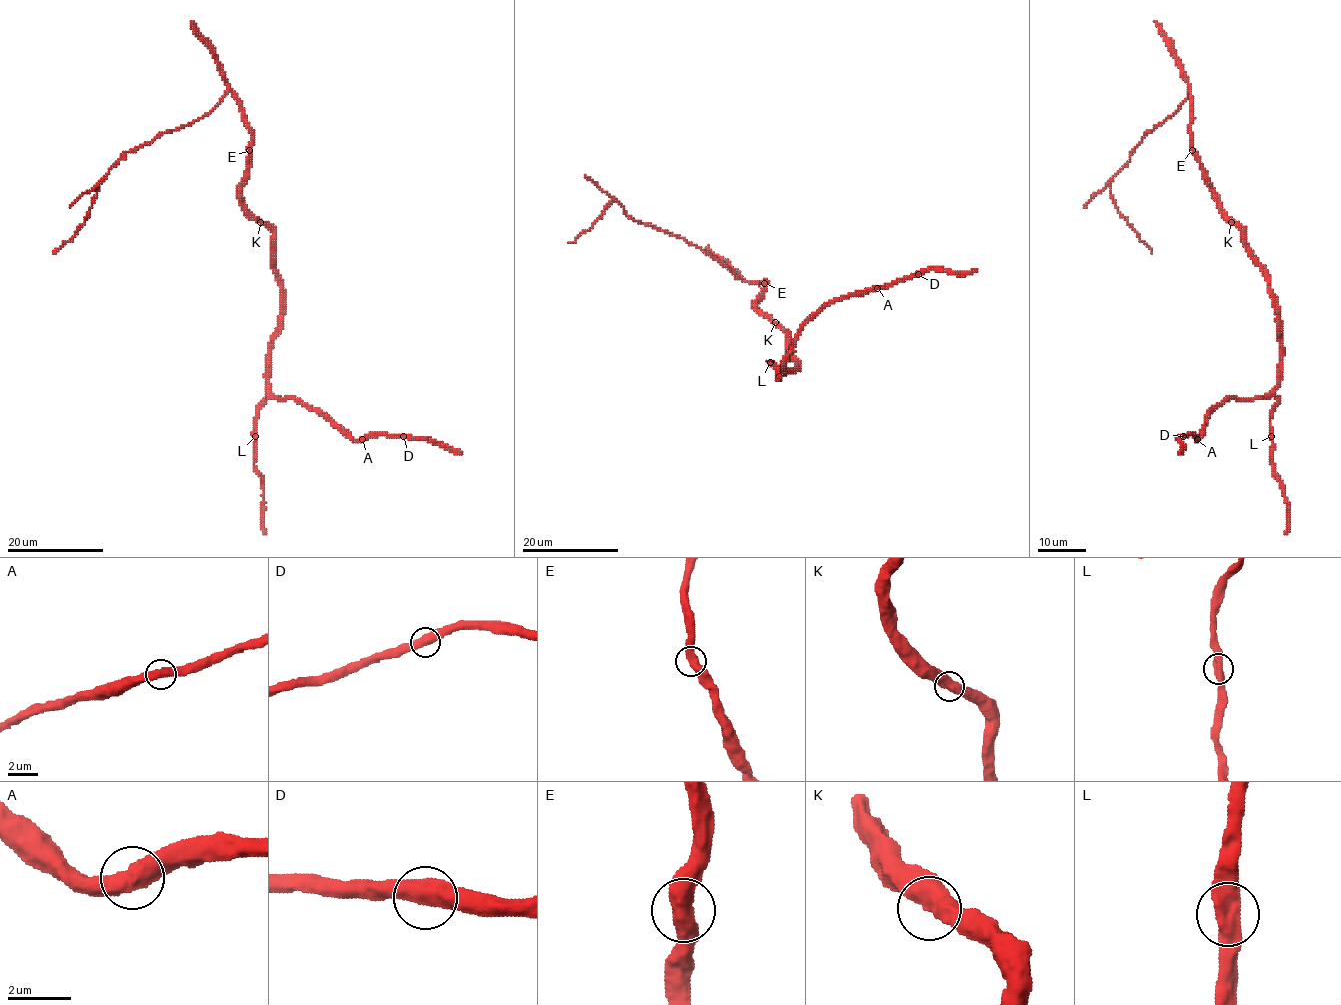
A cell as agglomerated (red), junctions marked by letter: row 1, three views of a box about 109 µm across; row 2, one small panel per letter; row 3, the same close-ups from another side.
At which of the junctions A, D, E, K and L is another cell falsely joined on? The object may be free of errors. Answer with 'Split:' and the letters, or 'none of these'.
Split: none of these

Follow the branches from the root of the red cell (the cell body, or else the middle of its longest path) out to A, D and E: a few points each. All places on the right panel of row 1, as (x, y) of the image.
A: (1233, 221), (1273, 295), (1279, 383), (1262, 397), (1227, 398), (1208, 416), (1197, 439)
D: (1233, 221), (1273, 295), (1279, 383), (1262, 397), (1227, 398), (1208, 416), (1197, 439), (1183, 436)
E: (1233, 221), (1219, 204), (1219, 197), (1205, 169), (1192, 150)

